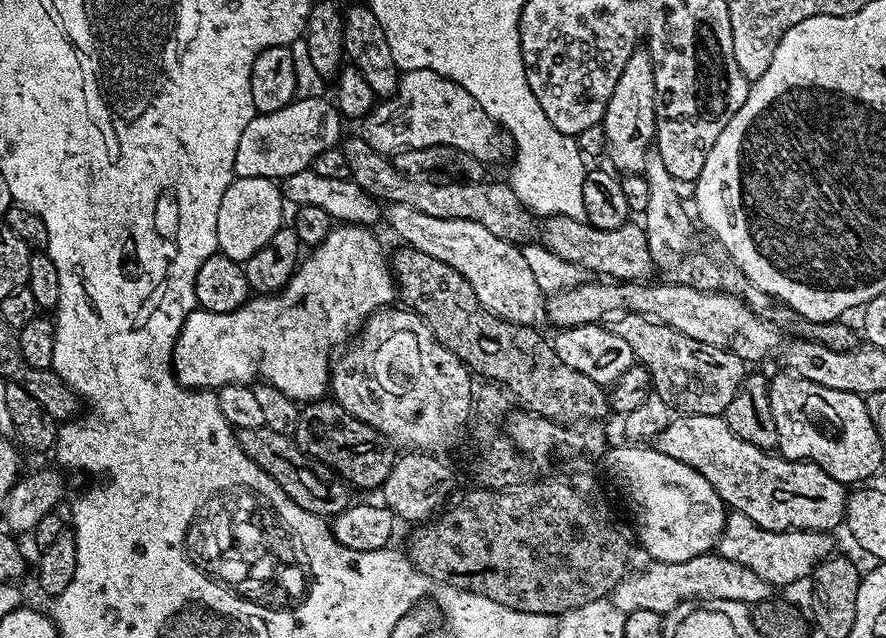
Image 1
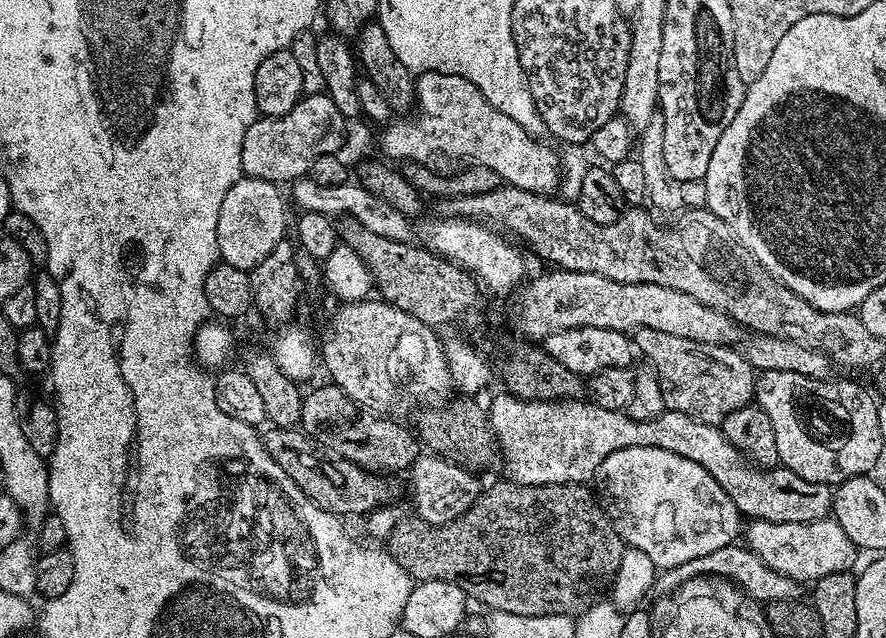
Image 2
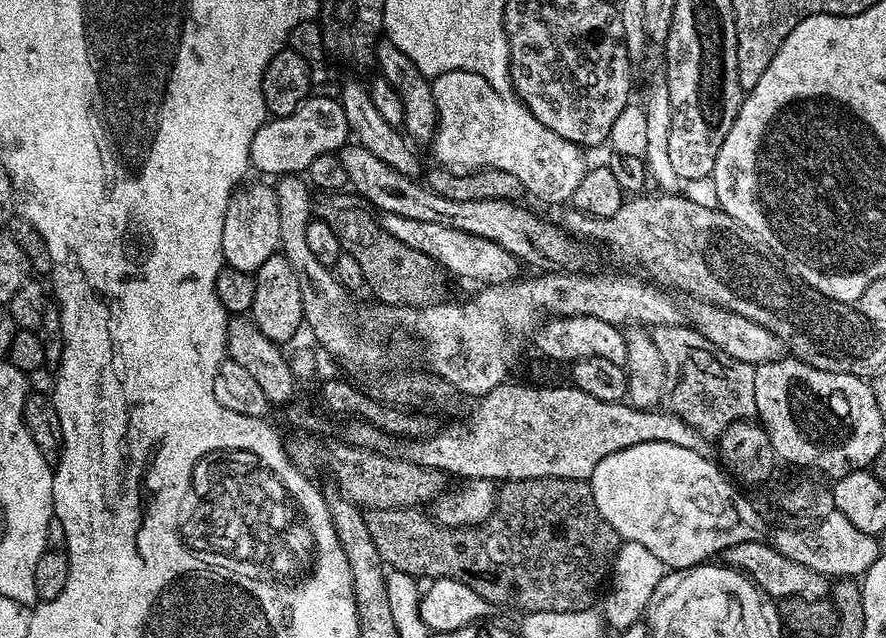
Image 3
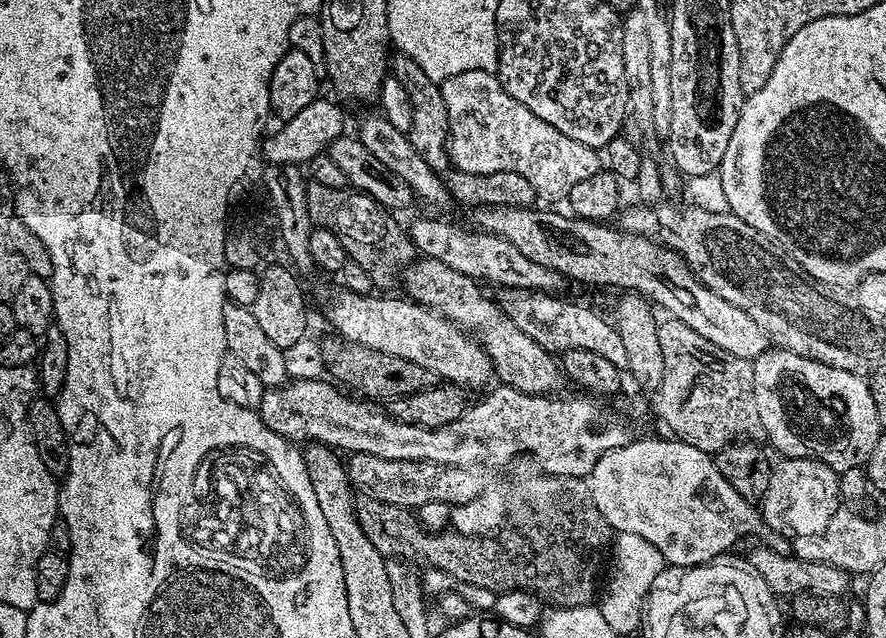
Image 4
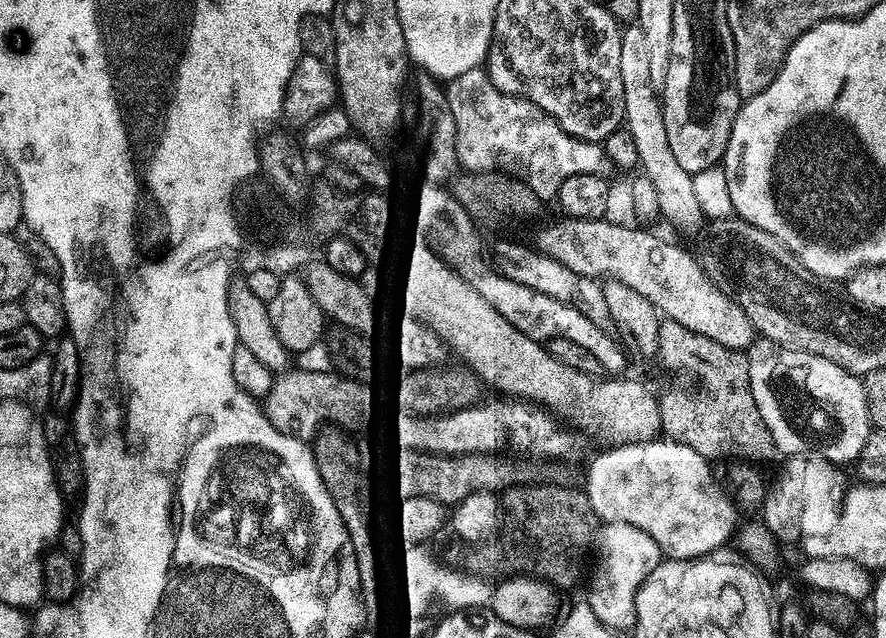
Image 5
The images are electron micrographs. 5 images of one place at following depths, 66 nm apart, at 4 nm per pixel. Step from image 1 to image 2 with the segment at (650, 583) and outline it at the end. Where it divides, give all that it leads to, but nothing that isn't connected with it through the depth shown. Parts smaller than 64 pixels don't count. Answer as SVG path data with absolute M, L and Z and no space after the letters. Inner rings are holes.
M740 542L726 545L712 554L705 554L680 566L661 571L655 578L654 588L656 592L674 594L686 582L699 576L718 576L721 580L731 580L753 600L763 602L765 605L779 600L799 600L802 596L800 593L801 581L790 578L786 574L778 574L778 570L766 566L766 562L762 562L762 558L758 558L758 554L754 554L751 548Z

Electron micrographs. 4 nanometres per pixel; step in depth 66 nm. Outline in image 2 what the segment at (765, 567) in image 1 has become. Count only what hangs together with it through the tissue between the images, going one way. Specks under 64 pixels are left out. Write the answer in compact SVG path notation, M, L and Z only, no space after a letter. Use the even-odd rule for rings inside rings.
M833 518L814 522L766 522L752 520L746 528L747 547L751 548L766 566L778 570L801 582L815 582L826 578L826 574L849 571L856 560L858 549Z

